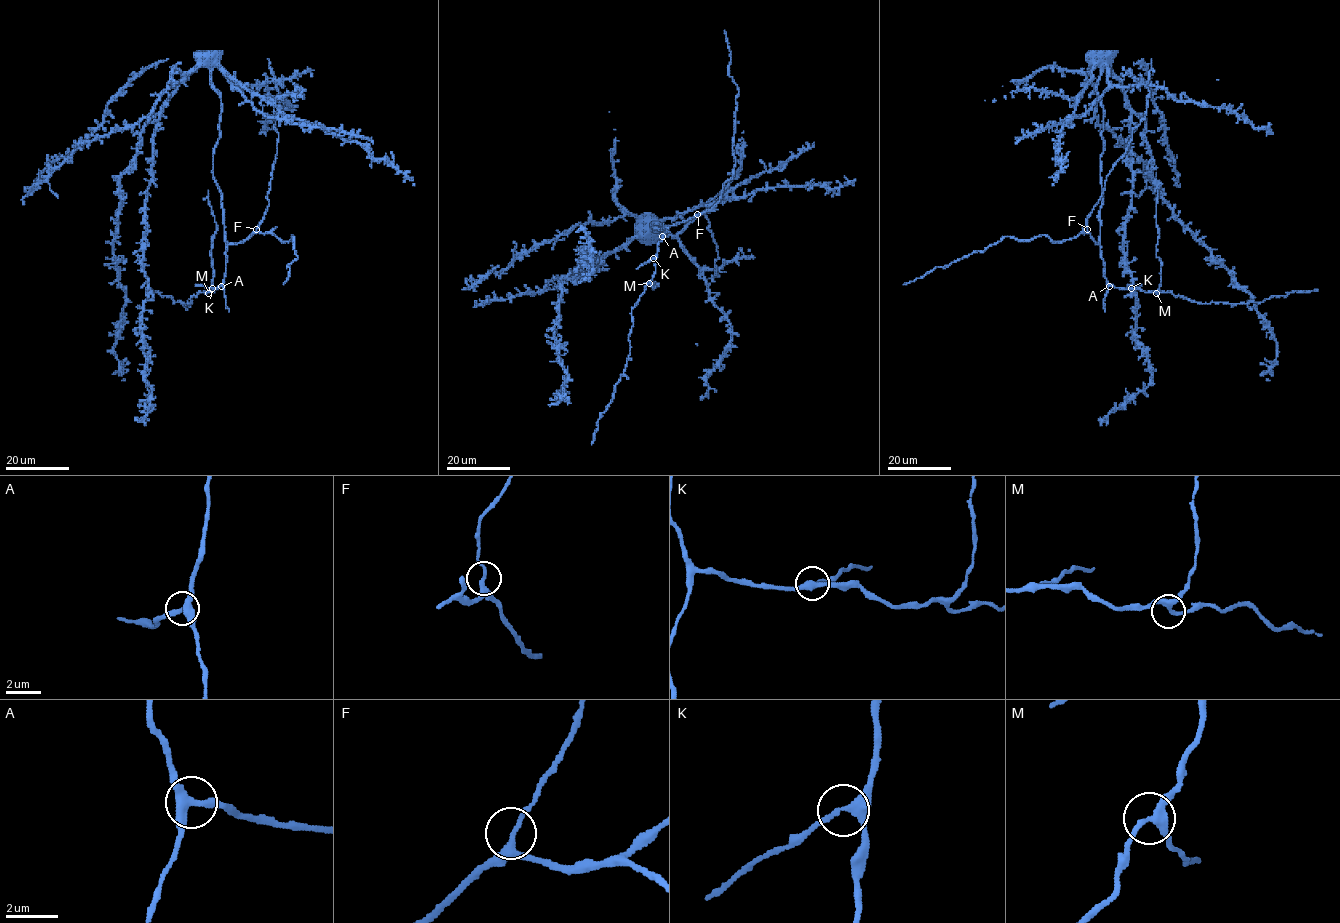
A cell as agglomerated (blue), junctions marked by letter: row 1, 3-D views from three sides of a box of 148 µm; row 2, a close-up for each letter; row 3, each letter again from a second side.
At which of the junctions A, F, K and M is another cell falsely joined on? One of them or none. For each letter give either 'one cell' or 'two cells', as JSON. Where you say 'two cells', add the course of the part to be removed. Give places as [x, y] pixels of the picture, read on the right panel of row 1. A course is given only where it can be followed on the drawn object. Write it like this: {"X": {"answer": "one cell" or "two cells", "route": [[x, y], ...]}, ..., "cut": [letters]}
{"A": {"answer": "one cell"}, "F": {"answer": "one cell"}, "K": {"answer": "one cell"}, "M": {"answer": "one cell"}, "cut": []}

